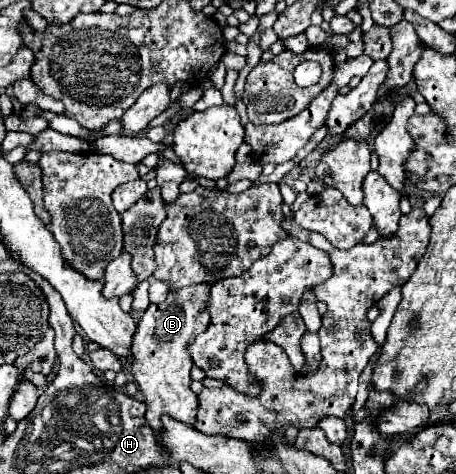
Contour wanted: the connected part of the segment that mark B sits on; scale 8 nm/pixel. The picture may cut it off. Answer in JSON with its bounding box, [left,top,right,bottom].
[131,284,211,432]

